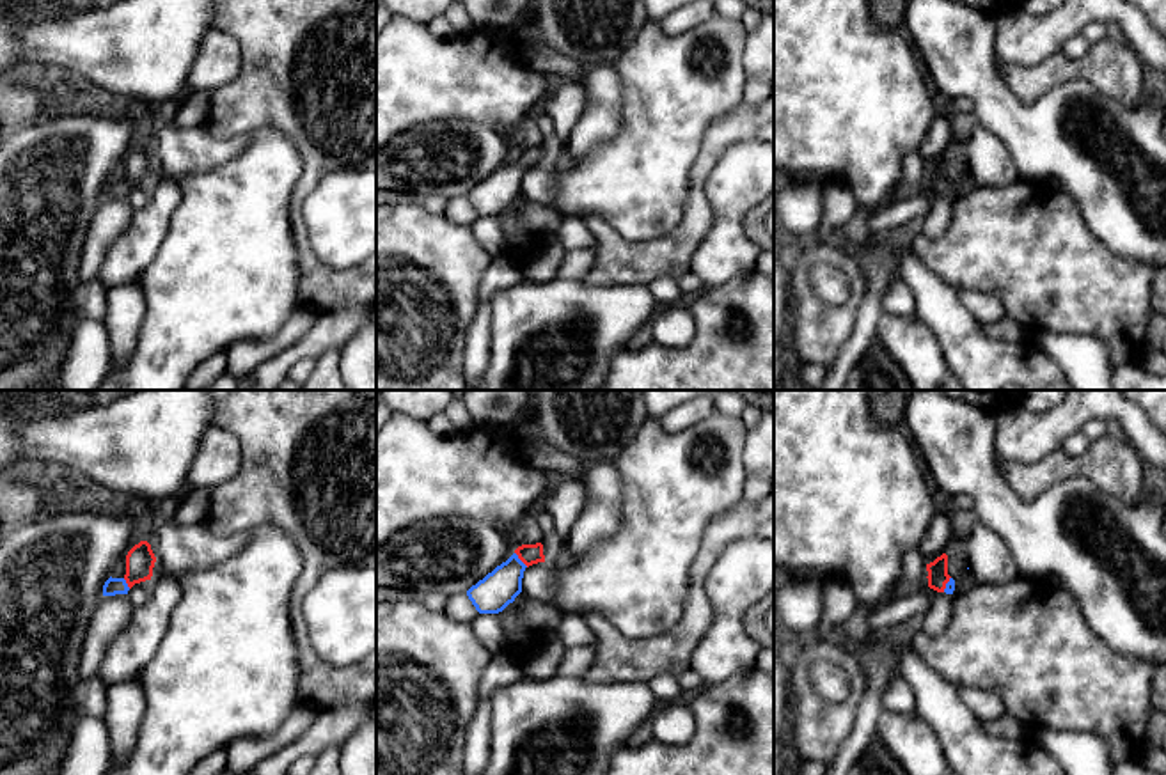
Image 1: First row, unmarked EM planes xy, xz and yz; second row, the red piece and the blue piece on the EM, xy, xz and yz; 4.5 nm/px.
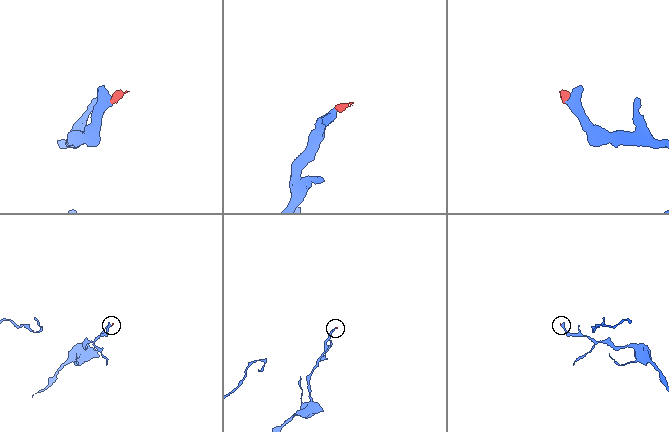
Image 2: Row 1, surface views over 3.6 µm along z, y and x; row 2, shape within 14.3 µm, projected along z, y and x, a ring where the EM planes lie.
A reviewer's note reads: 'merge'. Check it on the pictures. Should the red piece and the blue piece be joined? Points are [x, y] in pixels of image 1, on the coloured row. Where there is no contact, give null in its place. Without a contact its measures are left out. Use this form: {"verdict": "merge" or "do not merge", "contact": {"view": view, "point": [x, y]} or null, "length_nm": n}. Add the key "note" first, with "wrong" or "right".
{"note": "right", "verdict": "merge", "contact": {"view": "xz", "point": [520, 559]}, "length_nm": 90}

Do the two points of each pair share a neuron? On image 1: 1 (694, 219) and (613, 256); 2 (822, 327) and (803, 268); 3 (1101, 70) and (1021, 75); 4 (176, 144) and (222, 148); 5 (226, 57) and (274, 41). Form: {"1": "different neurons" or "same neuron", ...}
{"1": "same neuron", "2": "same neuron", "3": "same neuron", "4": "same neuron", "5": "different neurons"}

